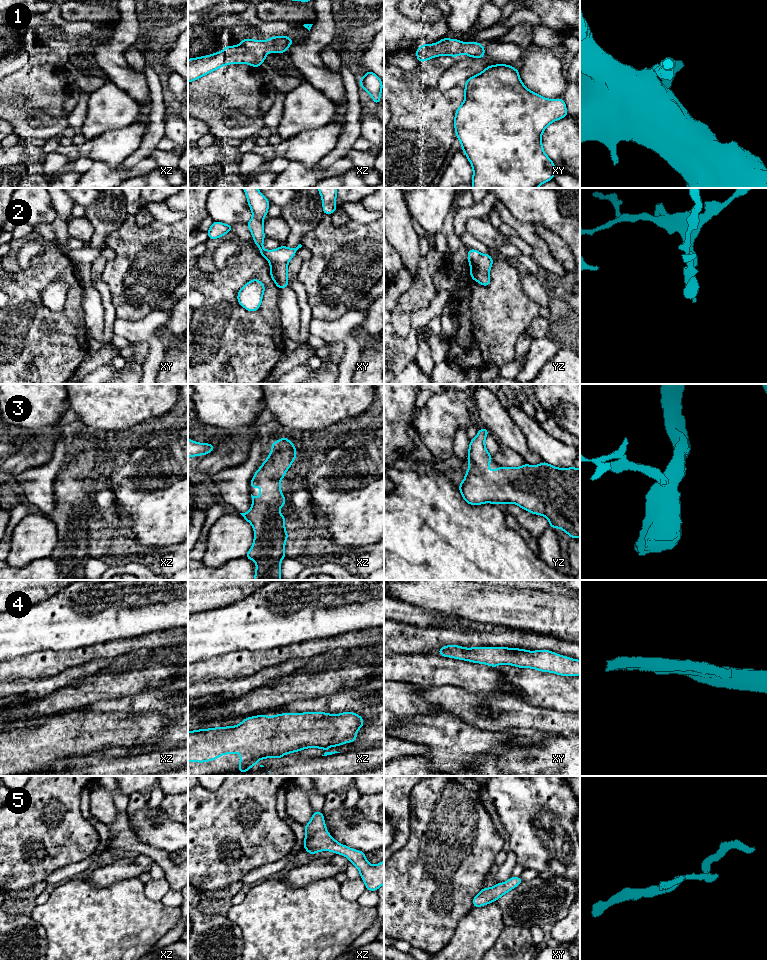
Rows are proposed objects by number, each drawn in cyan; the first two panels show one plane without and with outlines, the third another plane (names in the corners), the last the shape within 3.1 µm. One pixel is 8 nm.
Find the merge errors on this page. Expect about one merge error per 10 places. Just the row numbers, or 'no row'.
2

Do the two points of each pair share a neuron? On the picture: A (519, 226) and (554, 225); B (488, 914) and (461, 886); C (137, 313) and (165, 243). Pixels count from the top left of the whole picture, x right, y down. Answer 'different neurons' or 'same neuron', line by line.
A: different neurons
B: different neurons
C: same neuron

